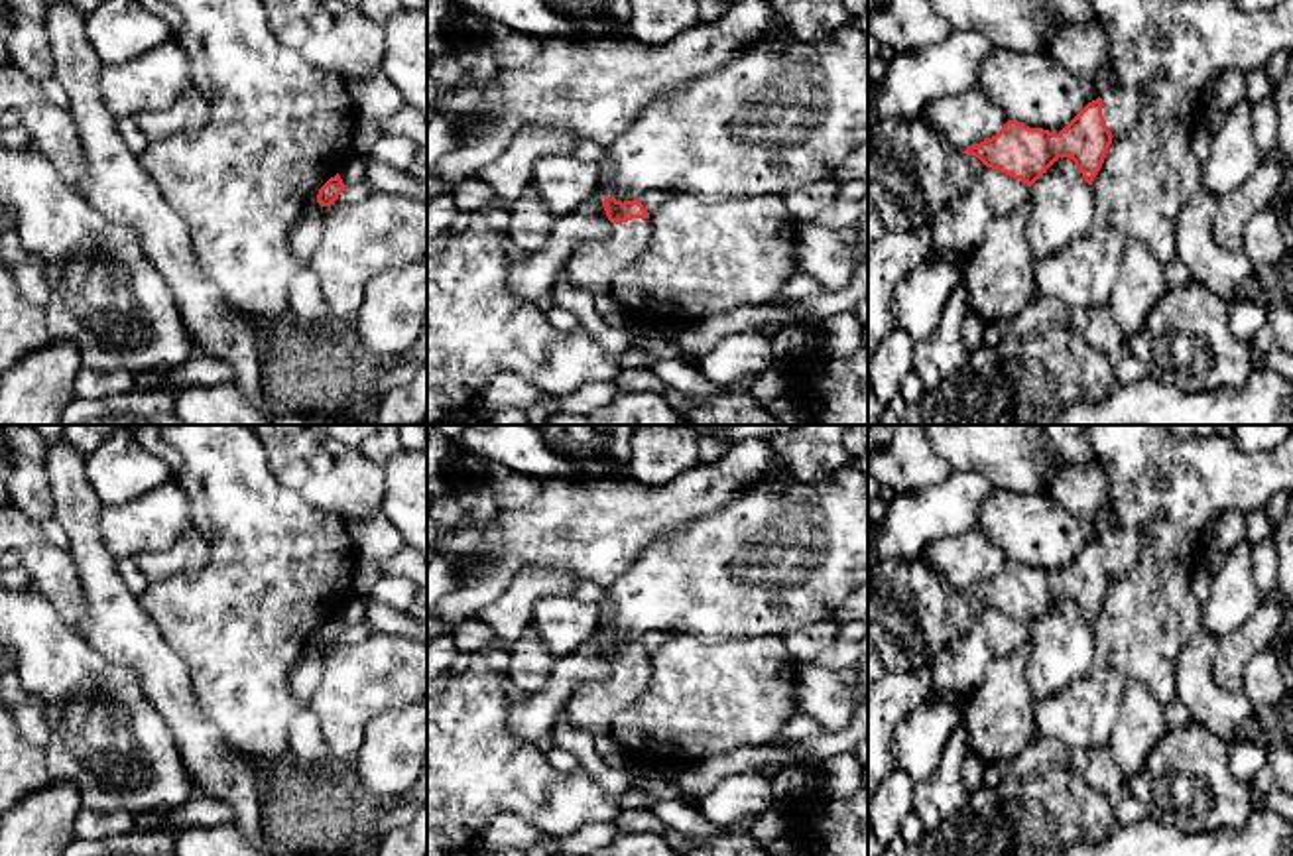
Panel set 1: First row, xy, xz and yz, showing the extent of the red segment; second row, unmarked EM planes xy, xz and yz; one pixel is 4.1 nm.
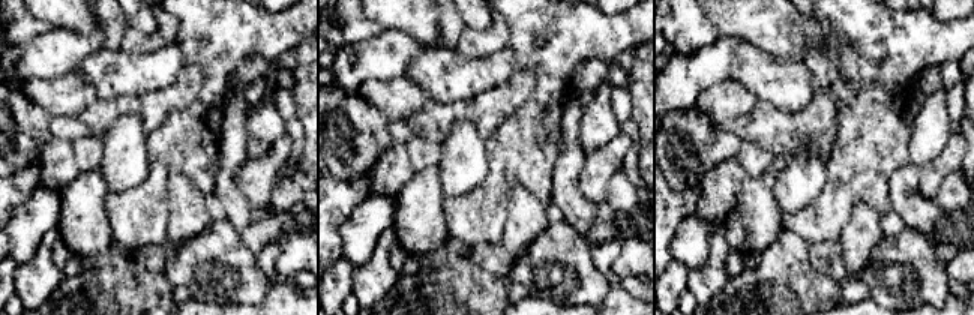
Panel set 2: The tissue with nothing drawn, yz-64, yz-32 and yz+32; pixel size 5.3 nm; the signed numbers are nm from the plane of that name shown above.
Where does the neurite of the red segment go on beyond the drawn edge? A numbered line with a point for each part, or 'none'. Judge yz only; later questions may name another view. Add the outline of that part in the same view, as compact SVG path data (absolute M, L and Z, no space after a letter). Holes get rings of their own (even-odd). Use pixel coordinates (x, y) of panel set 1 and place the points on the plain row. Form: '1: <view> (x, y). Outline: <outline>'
1: yz (1120, 548). Outline: M1114 529L1102 537L1102 557L1112 577L1120 577L1139 559L1145 547L1145 533L1134 529Z

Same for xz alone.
1: xz (593, 707). Outline: M649 659L612 663L604 681L588 683L571 697L571 724L594 738L608 736L612 720L646 691L649 677Z

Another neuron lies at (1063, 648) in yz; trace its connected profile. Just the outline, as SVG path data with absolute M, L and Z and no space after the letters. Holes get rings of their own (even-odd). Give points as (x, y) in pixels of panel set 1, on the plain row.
M1059 598L1029 628L1027 681L1033 699L1057 695L1084 679L1096 643L1090 626L1069 598Z

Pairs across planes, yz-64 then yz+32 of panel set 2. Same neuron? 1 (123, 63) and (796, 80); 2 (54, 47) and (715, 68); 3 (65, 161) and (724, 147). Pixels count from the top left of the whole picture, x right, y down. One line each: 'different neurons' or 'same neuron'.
1: same neuron
2: same neuron
3: different neurons

